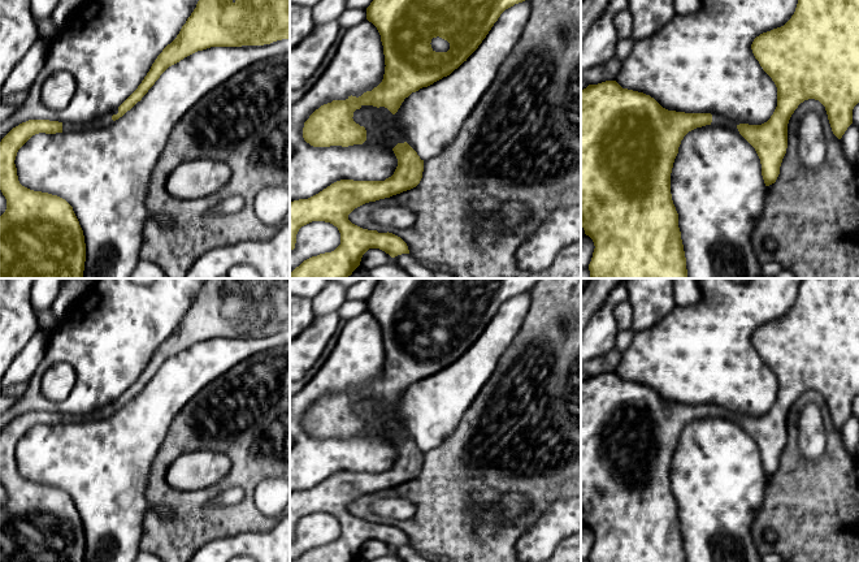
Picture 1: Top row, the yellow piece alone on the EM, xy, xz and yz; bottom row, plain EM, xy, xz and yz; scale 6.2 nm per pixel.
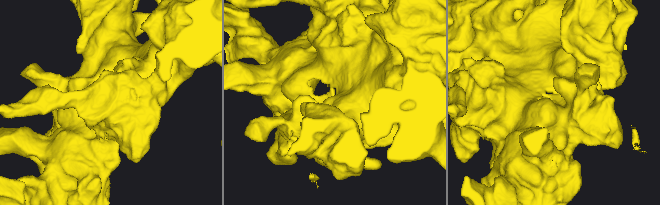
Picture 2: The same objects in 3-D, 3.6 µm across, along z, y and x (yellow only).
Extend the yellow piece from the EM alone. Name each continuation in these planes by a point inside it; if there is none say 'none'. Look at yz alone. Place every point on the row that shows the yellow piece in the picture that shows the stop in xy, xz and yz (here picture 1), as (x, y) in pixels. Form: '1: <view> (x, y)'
1: yz (717, 120)

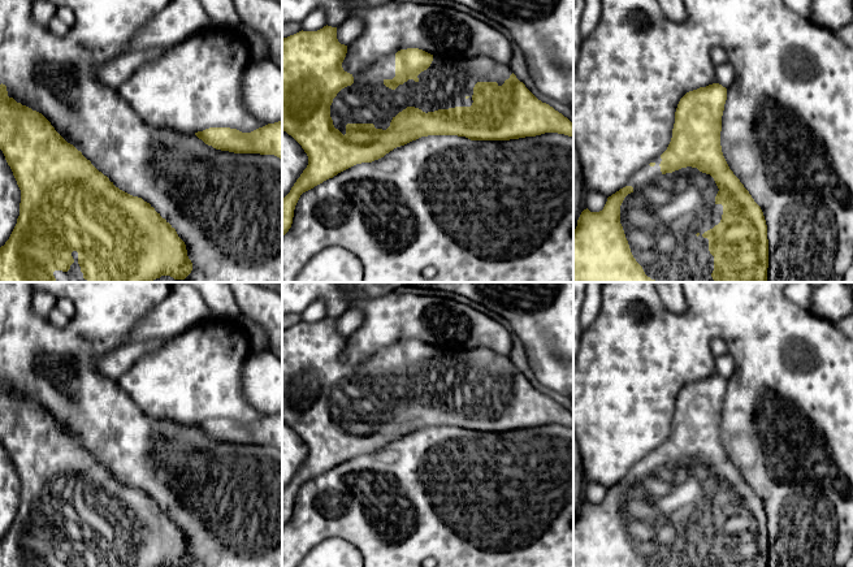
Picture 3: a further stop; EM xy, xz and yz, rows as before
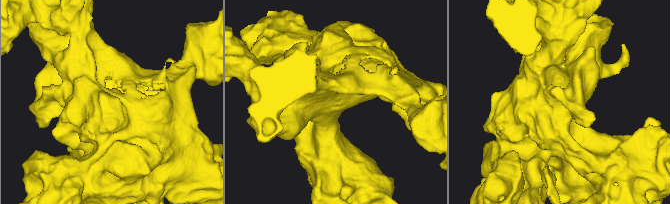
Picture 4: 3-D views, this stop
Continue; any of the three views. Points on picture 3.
1: xz (444, 85)

